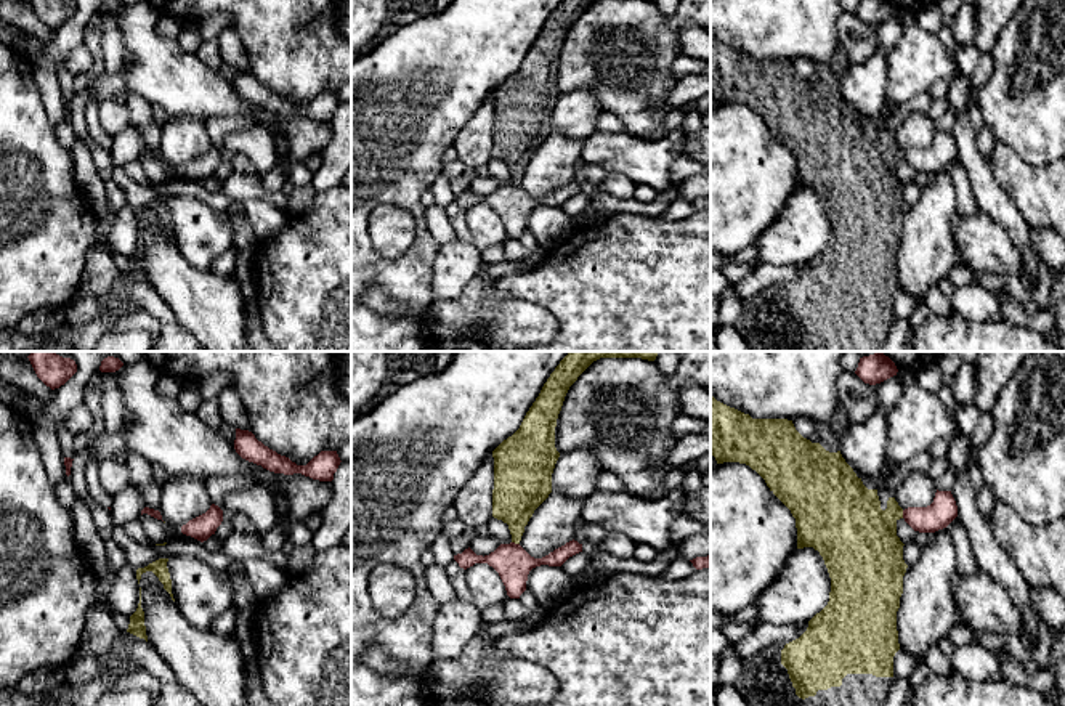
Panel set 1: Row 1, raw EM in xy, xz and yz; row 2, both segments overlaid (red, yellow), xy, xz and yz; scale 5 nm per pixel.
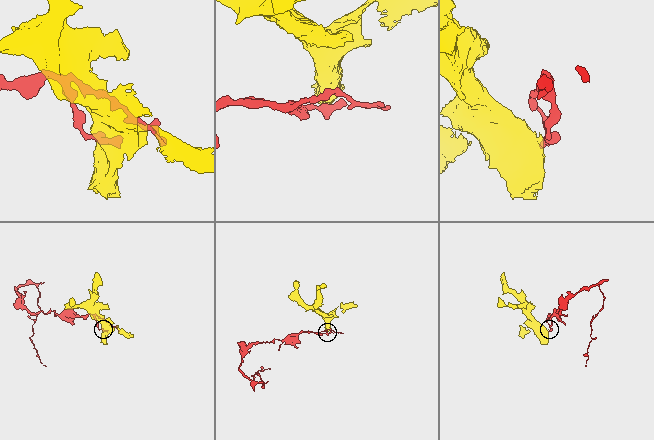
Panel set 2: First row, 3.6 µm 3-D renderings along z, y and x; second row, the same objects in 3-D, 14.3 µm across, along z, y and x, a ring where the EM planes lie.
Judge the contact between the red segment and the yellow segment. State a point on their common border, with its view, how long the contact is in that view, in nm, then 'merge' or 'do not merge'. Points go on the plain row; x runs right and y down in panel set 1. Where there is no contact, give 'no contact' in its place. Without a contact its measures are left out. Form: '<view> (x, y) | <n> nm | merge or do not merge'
xz (514, 183) | 40 nm | do not merge

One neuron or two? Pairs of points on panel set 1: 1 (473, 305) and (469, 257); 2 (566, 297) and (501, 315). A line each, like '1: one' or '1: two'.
1: two
2: two

